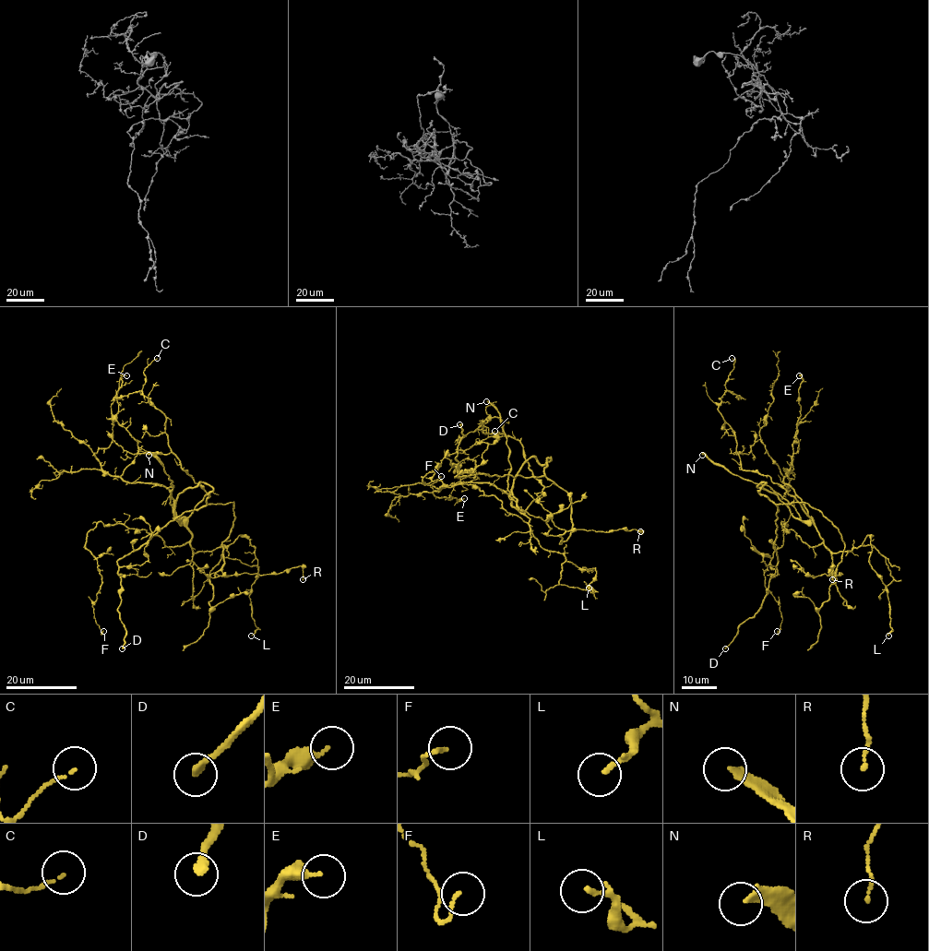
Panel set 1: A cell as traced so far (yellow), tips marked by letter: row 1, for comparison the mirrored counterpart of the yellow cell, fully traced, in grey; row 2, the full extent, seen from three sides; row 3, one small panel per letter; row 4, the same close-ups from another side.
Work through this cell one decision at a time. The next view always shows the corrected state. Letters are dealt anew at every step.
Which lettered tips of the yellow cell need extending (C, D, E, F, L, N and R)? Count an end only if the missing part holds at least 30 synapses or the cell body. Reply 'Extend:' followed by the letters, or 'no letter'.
Extend: D, N

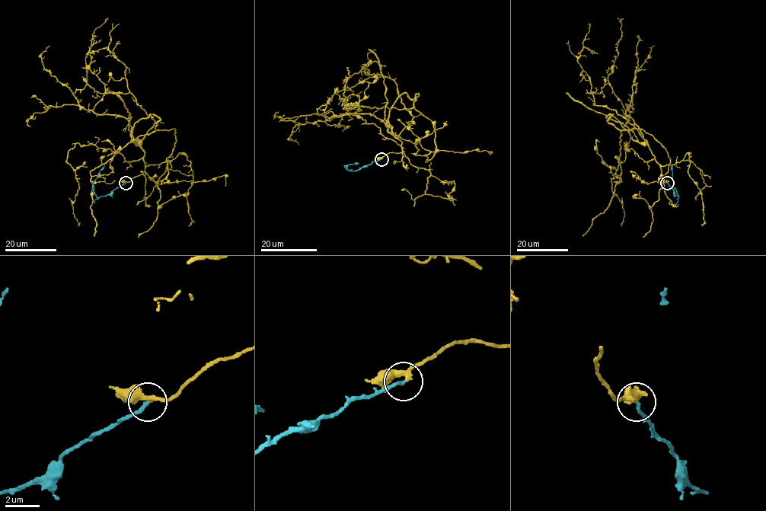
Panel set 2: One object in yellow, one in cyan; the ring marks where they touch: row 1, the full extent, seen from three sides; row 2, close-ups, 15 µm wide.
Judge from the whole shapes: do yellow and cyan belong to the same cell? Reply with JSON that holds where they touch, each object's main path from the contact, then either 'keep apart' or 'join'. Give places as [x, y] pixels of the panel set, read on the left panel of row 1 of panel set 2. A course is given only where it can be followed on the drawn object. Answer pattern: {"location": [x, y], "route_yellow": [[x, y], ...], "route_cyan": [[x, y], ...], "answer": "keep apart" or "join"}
{"location": [126, 183], "route_yellow": [[126, 182], [145, 170], [133, 126], [155, 114], [176, 143], [157, 219], [138, 237]], "route_cyan": [[126, 182], [109, 194], [97, 197], [92, 183], [104, 165]], "answer": "join"}

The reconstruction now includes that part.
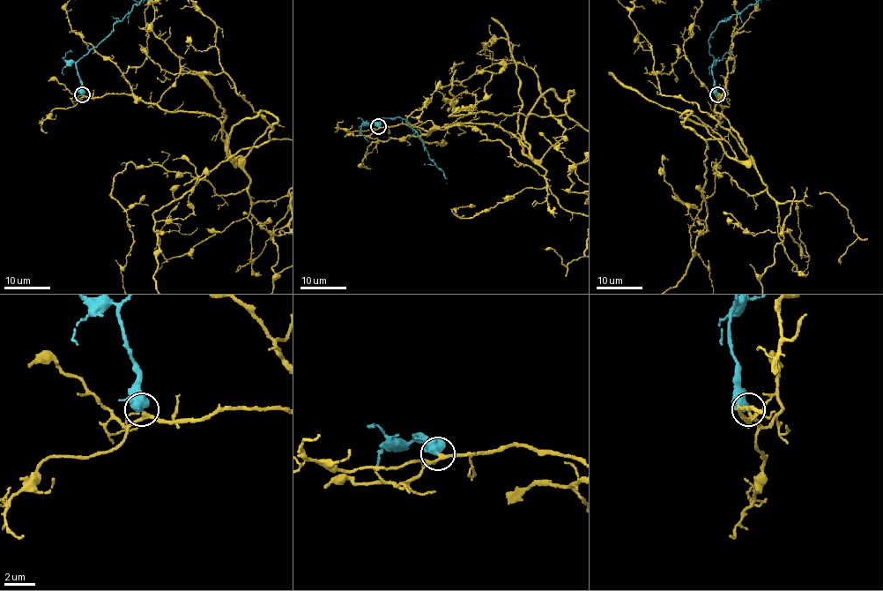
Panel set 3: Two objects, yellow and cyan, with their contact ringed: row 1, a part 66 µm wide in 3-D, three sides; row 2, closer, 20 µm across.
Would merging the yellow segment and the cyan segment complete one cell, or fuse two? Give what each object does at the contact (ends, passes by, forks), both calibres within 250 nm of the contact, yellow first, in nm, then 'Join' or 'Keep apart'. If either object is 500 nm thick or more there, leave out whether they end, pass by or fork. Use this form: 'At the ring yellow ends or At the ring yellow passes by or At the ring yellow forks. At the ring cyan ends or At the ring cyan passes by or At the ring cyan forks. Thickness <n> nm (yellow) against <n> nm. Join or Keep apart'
Thickness 200 nm (yellow) against 600 nm. Join

